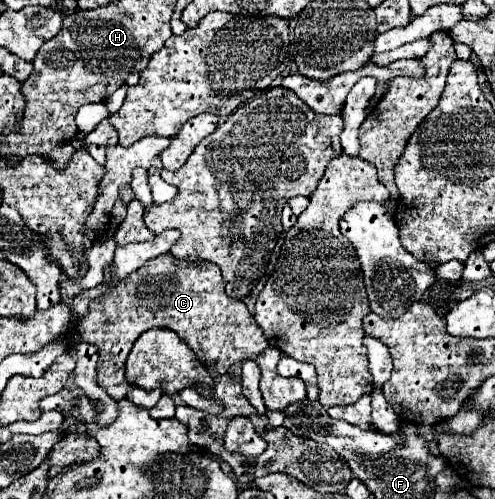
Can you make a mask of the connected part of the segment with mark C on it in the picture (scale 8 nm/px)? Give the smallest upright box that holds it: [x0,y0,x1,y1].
[70,253,268,399]

